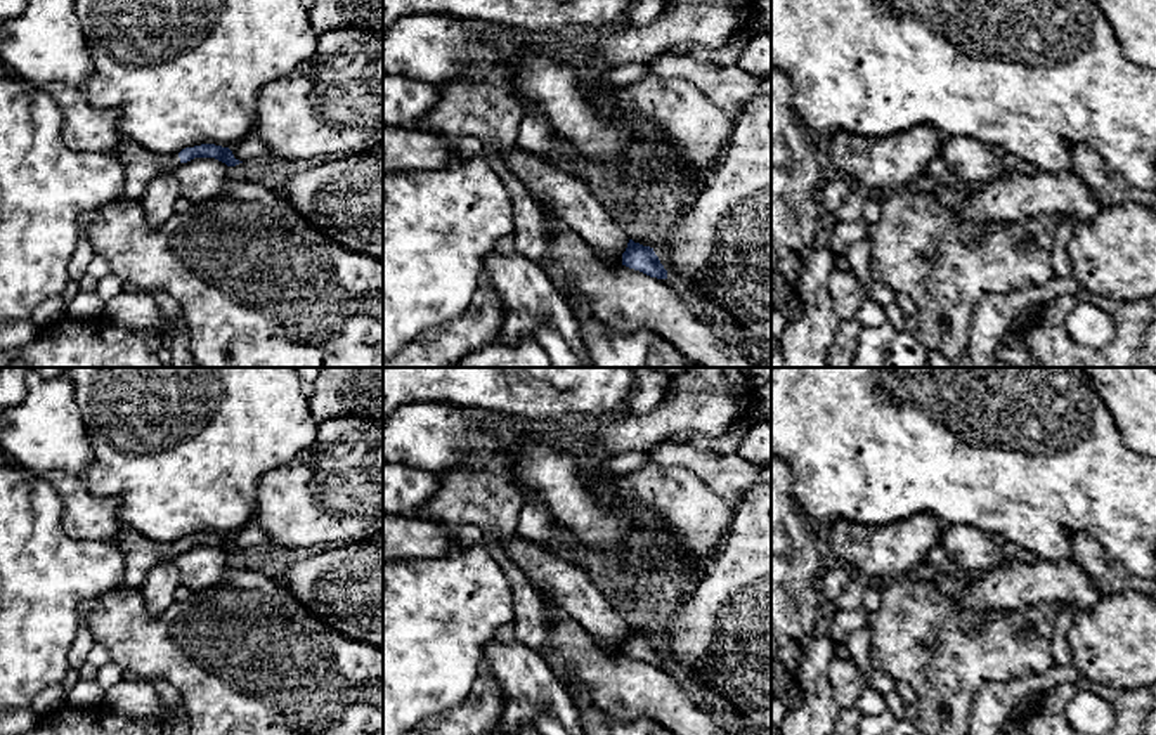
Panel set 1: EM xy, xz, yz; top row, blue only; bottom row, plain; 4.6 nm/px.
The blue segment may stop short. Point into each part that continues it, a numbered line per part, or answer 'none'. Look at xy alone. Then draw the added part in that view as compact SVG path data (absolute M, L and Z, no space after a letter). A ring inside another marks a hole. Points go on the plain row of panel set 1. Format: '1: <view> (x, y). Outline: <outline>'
1: xy (141, 553). Outline: M123 527L114 541L125 558L125 584L140 588L149 570L180 553L179 543L156 543L140 532Z

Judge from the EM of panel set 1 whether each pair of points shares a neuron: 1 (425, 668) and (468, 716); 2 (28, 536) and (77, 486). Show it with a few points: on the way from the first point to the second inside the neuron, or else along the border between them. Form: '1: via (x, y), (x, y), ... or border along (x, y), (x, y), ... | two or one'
1: border along (477, 669), (477, 678), (463, 702), (428, 716) | two
2: border along (45, 477), (61, 498), (61, 527), (73, 539) | two

